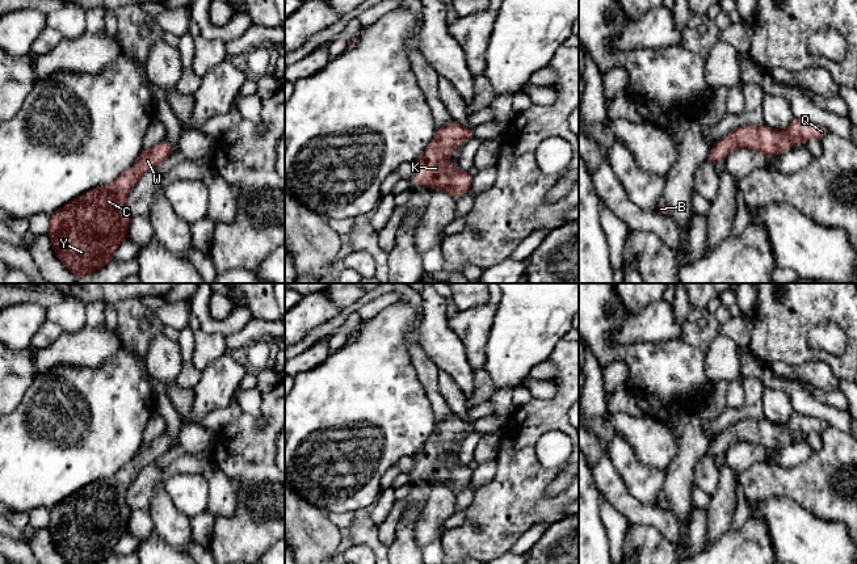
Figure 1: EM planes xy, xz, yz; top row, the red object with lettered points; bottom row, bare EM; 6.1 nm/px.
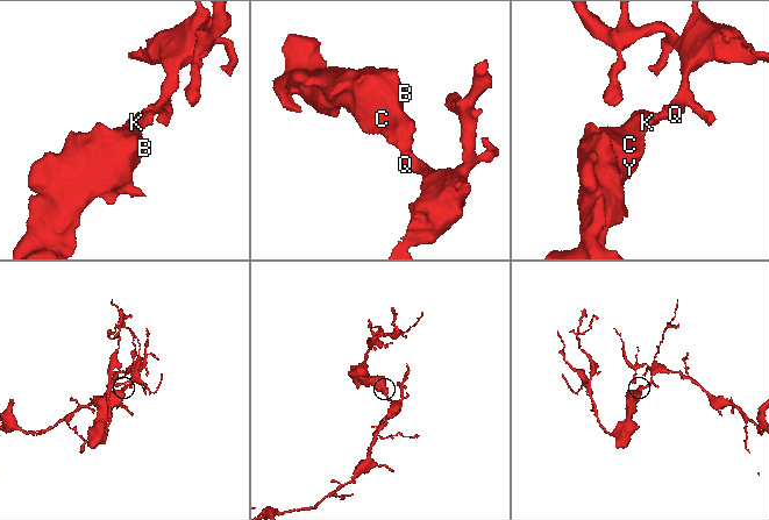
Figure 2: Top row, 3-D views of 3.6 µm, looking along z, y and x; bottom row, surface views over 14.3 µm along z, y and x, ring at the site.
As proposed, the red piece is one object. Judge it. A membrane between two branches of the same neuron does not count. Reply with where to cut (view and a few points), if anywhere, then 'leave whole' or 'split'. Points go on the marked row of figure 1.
no cut | leave whole

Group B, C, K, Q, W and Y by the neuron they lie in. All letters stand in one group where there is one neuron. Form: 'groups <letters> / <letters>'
groups B C K Q W Y

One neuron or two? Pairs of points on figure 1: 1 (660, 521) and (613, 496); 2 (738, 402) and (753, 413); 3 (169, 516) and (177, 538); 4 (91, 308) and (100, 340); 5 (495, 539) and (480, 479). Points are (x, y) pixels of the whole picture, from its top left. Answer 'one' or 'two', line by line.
1: one
2: two
3: one
4: two
5: two

